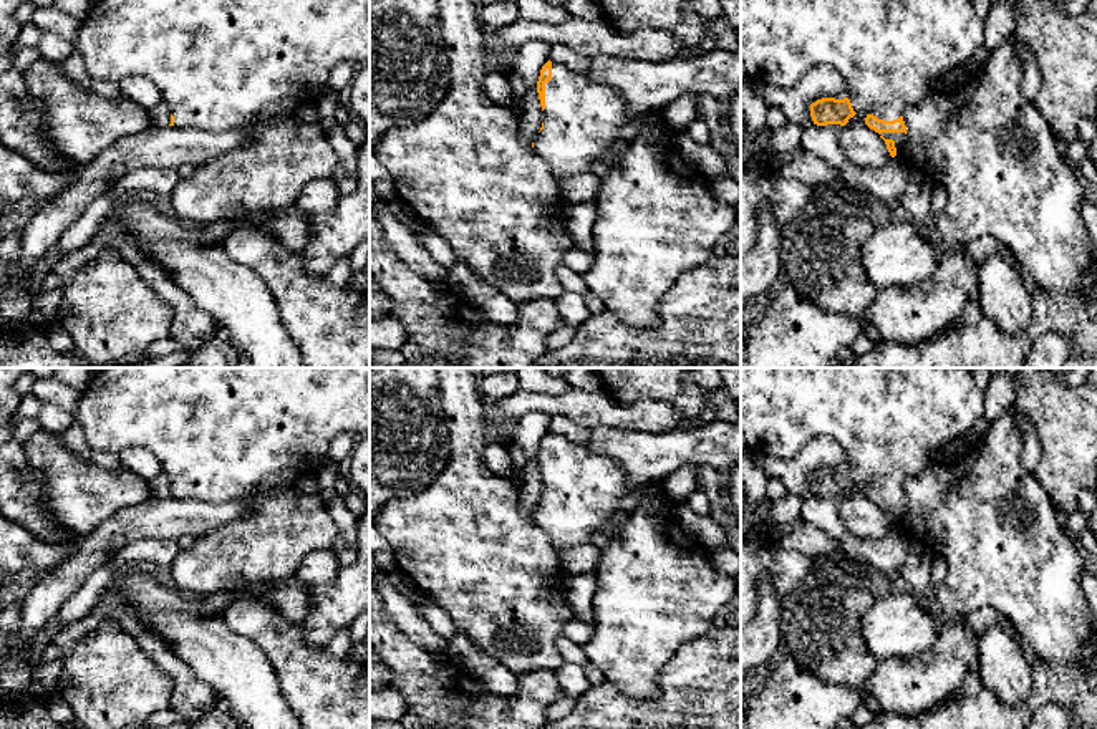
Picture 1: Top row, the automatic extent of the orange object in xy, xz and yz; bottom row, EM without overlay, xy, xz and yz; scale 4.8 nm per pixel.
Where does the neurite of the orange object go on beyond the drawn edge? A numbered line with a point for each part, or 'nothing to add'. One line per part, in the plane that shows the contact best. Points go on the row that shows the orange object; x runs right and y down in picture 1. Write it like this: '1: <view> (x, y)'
1: yz (898, 138)

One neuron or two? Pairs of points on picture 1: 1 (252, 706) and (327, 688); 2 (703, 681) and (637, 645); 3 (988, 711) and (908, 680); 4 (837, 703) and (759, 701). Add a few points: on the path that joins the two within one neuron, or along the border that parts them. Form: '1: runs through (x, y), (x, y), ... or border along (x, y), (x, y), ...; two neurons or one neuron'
1: border along (269, 661), (280, 695), (292, 711); two neurons
2: border along (700, 638), (686, 643), (663, 668), (653, 698); two neurons
3: border along (976, 668), (966, 673), (947, 700), (925, 711); two neurons
4: runs through (817, 703), (779, 703); one neuron

